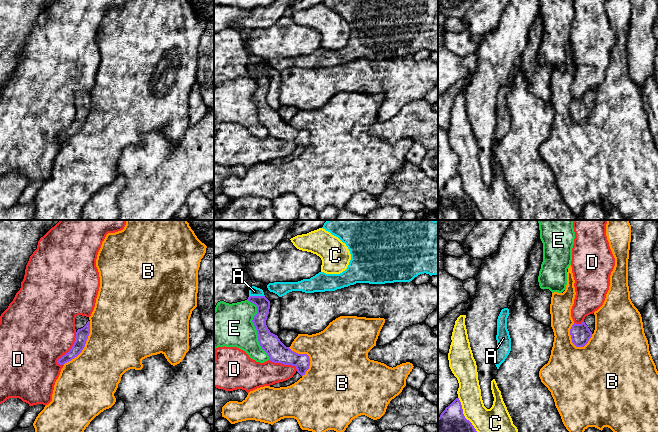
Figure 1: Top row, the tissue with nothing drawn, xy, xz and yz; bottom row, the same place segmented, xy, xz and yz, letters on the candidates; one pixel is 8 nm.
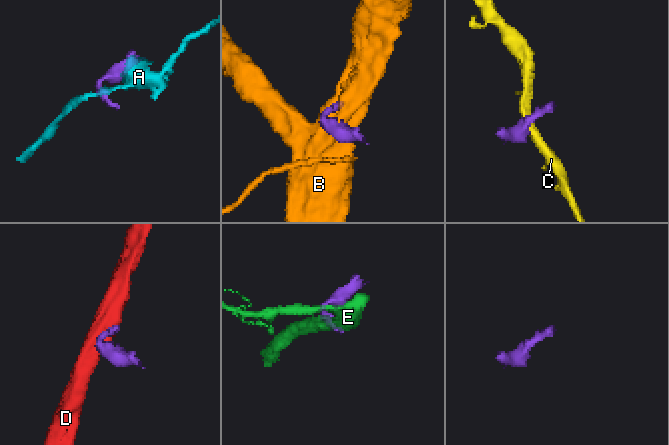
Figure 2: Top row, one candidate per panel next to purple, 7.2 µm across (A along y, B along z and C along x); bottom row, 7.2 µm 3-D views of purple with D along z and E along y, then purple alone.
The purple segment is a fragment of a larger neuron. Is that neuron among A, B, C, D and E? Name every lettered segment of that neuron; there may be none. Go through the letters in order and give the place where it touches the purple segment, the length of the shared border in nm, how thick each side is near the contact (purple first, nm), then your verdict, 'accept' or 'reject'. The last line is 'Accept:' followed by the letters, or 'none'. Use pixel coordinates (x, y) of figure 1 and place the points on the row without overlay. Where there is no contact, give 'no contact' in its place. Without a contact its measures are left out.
A: contact xz (256, 72); length 130 nm; calibres 110 and 80 nm; reject
B: contact xy (84, 121); length 420 nm; calibres 100 and 460 nm; reject
C: contact yz (468, 196); length 440 nm; calibres 200 and 280 nm; reject
D: contact xy (70, 125); length 300 nm; calibres 100 and 480 nm; reject
E: contact xz (255, 103); length 500 nm; calibres 160 and 340 nm; reject
Accept: none

